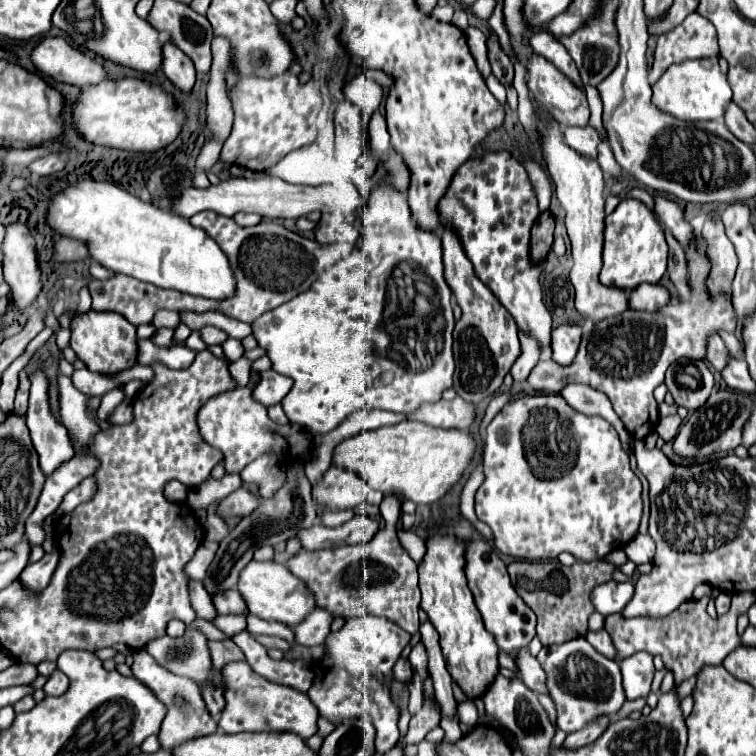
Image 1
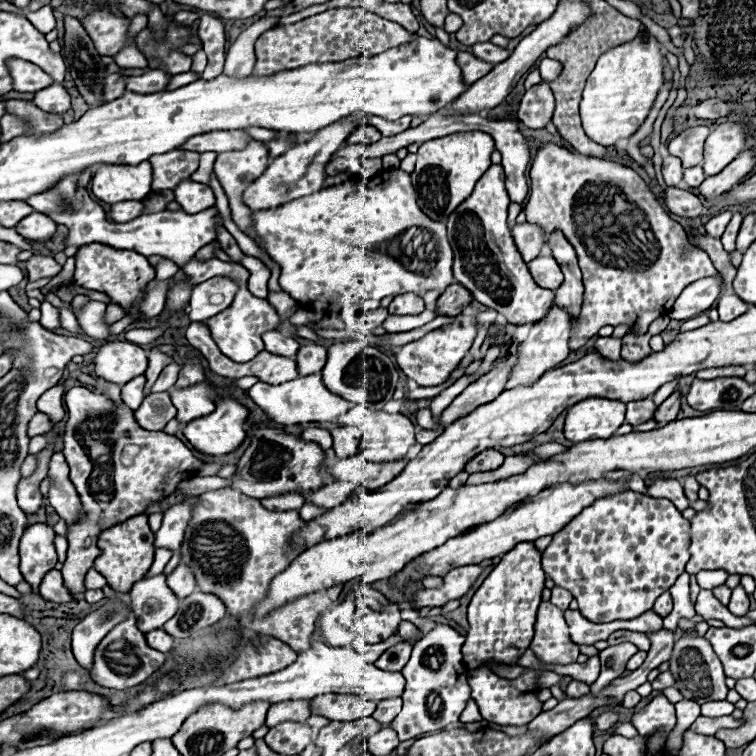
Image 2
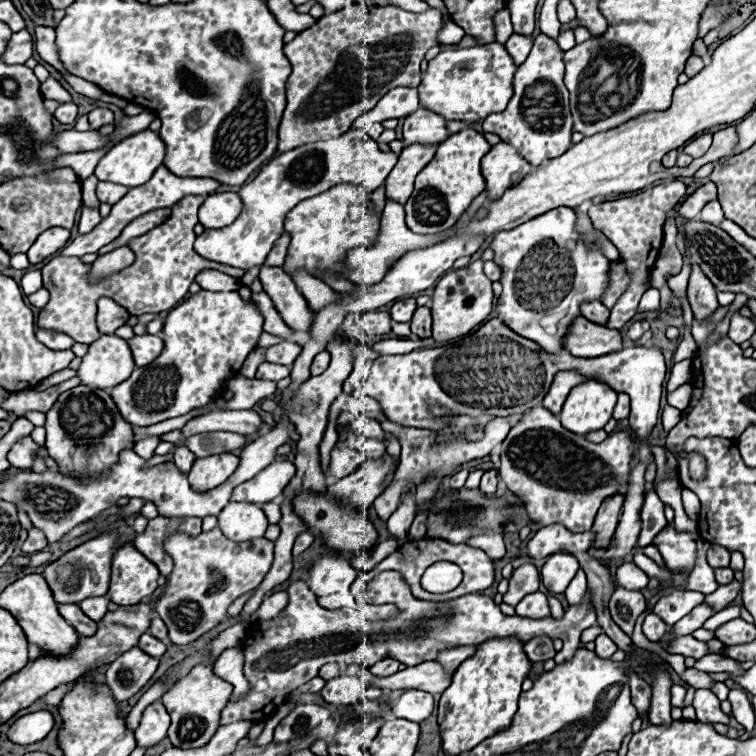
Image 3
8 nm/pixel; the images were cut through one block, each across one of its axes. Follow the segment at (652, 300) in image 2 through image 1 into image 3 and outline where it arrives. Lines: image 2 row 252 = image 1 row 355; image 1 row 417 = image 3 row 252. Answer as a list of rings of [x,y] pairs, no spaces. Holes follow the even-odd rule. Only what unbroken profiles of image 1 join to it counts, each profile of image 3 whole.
[[[667,178],[662,180],[661,184],[649,187],[648,190],[638,192],[634,196],[590,206],[588,216],[592,218],[594,226],[598,226],[598,230],[602,230],[614,242],[614,246],[620,252],[620,262],[626,264],[626,272],[630,276],[630,284],[626,286],[624,294],[618,298],[618,302],[610,310],[606,328],[620,330],[636,314],[638,302],[646,292],[648,274],[652,272],[662,246],[662,234],[664,234],[662,226],[666,220],[666,212],[672,210],[684,196],[686,196],[686,184],[677,179]]]

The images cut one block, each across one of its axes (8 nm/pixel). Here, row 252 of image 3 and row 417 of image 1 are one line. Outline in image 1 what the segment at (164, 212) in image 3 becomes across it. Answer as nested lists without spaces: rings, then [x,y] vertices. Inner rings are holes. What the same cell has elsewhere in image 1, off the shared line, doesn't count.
[[[114,388],[114,390],[106,392],[106,394],[102,396],[102,404],[100,404],[100,408],[98,408],[98,418],[100,418],[100,420],[106,420],[106,418],[110,416],[110,412],[112,412],[120,402],[122,402],[122,388]]]

